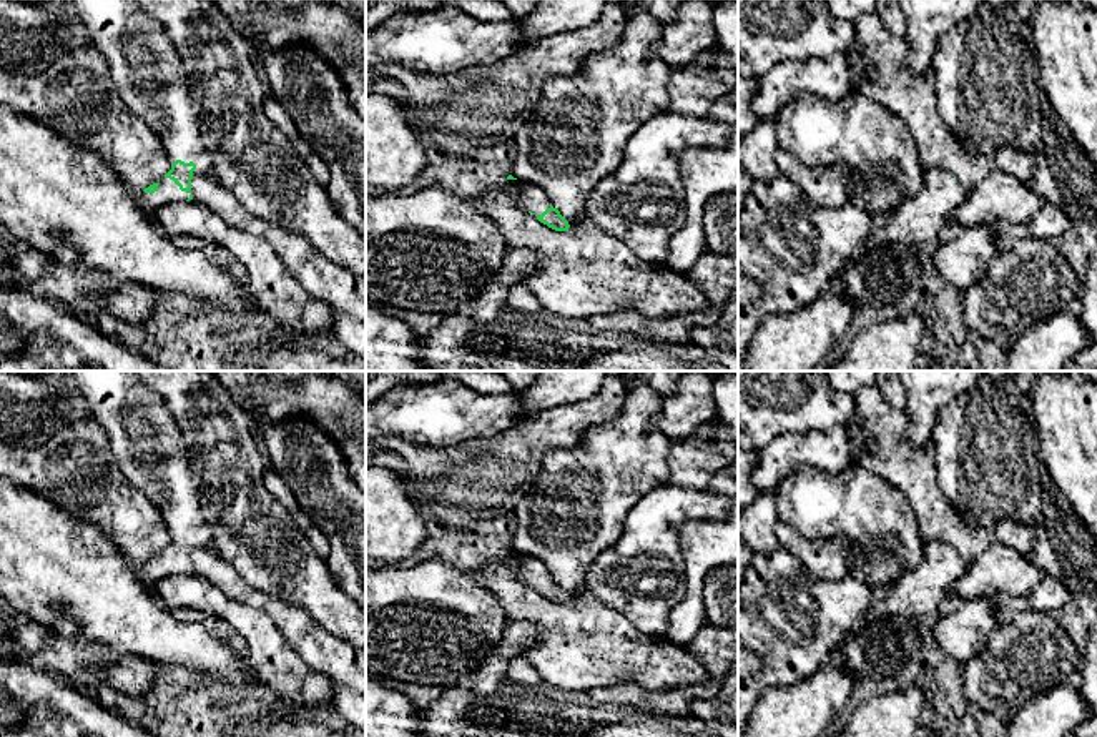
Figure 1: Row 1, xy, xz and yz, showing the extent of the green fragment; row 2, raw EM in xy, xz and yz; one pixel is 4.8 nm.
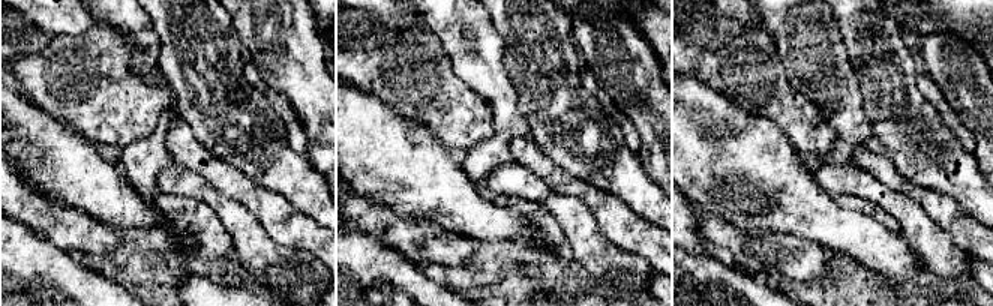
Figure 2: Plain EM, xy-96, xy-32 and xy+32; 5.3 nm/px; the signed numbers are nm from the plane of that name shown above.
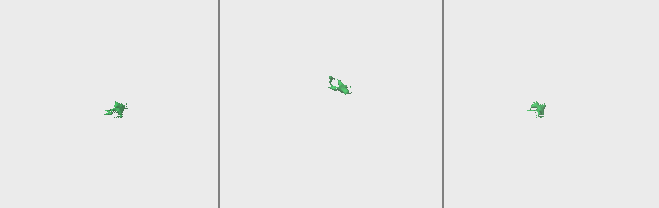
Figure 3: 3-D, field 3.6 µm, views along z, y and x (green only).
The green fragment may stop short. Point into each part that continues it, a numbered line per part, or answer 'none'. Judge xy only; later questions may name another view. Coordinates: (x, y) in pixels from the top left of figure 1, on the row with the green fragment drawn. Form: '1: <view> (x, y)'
1: xy (147, 72)
2: xy (168, 192)

